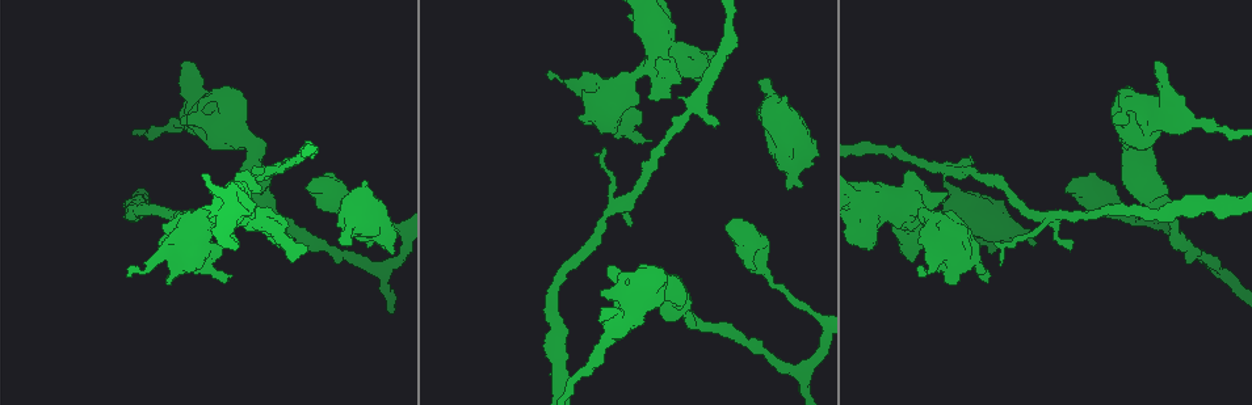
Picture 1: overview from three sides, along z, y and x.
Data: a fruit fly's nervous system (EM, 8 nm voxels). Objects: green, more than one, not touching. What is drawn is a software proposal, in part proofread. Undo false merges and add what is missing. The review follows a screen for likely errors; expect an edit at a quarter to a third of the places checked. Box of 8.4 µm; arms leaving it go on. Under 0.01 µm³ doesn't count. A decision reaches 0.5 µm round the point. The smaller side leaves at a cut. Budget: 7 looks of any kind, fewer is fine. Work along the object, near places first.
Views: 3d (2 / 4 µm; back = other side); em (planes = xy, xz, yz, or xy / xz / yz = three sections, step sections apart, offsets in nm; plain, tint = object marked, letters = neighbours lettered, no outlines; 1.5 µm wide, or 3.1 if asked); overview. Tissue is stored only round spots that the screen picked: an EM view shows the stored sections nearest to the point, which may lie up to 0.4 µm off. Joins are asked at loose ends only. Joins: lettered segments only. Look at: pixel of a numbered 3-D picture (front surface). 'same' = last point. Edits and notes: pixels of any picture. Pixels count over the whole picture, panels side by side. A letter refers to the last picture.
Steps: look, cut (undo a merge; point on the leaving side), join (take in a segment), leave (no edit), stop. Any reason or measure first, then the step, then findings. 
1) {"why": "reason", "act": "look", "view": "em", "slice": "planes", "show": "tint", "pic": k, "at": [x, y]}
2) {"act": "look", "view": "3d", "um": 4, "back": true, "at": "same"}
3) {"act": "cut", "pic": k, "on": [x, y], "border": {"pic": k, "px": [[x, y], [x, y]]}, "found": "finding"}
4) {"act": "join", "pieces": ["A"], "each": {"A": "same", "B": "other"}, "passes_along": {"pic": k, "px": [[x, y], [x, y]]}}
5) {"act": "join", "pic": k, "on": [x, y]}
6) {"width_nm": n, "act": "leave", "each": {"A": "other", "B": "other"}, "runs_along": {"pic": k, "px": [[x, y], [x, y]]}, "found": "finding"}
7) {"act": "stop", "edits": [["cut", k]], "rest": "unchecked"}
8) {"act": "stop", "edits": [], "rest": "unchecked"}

{"why": "free end", "act": "look", "view": "3d", "um": 2, "pic": 1, "at": [1065, 188]}

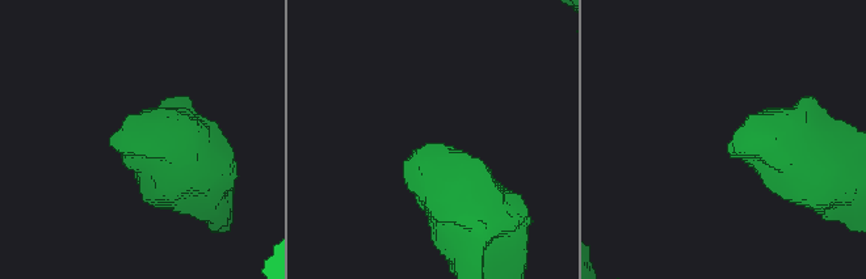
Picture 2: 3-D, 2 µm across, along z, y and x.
{"why": "shape alone is not enough", "act": "look", "view": "em", "slice": "planes", "show": "letters", "pic": 2, "at": [134, 149]}

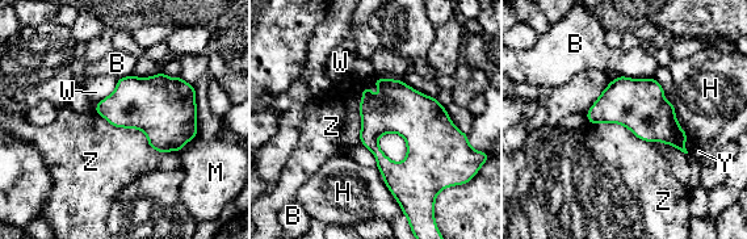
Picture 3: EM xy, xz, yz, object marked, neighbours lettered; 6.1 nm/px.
{"act": "leave", "each": {"B": "other", "H": "other", "M": "other", "W": "other", "Y": "other", "Z": "other"}, "border": {"pic": 3, "px": [[95, 109], [177, 152]]}, "found": "none of them fits"}

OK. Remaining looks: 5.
{"why": "tapers out", "act": "look", "view": "em", "slice": "yz", "step": 8, "show": "tint", "pic": 1, "at": [971, 157]}

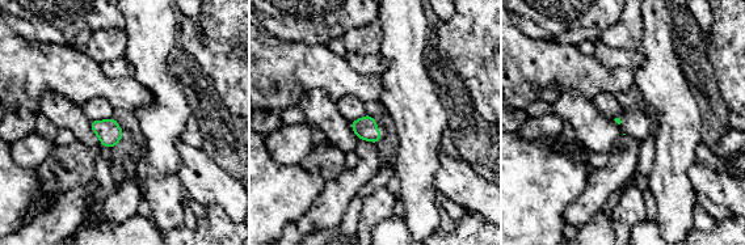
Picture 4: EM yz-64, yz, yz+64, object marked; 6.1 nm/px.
{"act": "look", "view": "em", "slice": "planes", "show": "letters", "at": "same"}

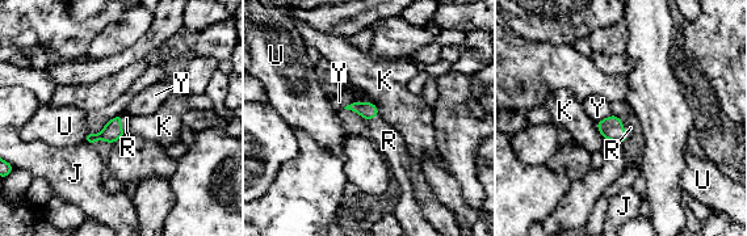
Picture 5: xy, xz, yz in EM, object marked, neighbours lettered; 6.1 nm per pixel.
{"act": "join", "pieces": ["R"], "each": {"J": "other", "K": "other", "R": "same", "U": "other", "Y": "other"}, "passes_along": {"pic": 5, "px": [[112, 131], [120, 125], [126, 118]]}, "found": "it goes on there"}

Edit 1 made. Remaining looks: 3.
{"act": "look", "view": "overview"}

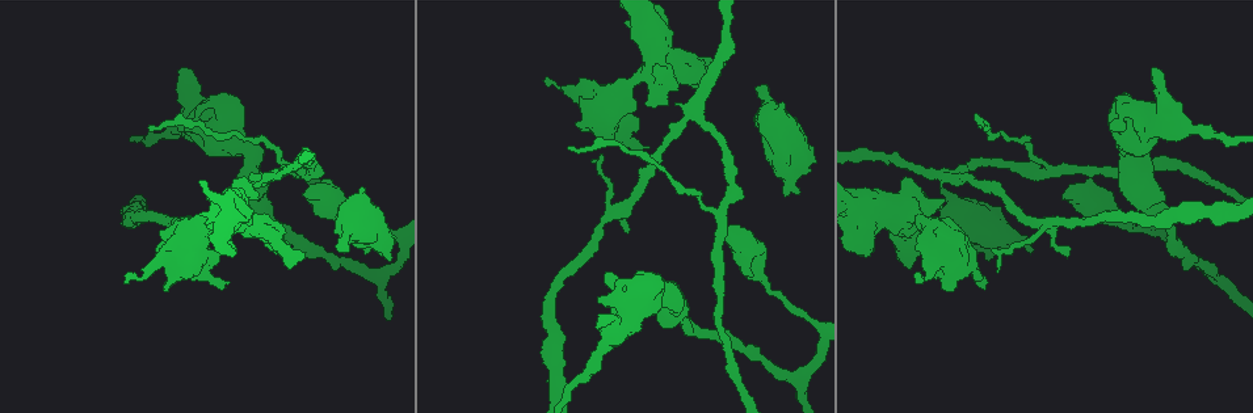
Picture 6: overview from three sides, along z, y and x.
{"why": "an open end", "act": "look", "view": "em", "slice": "planes", "show": "letters", "pic": 6, "at": [225, 282]}

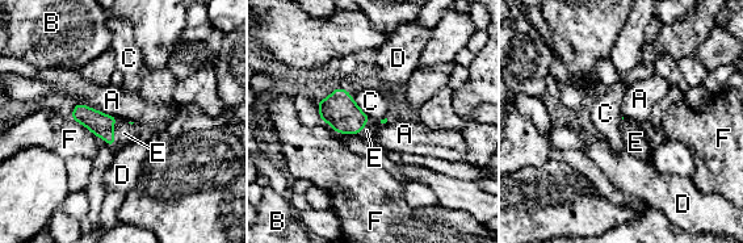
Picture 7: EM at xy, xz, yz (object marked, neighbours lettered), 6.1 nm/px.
{"act": "join", "pieces": ["E"], "each": {"A": "other", "B": "other", "C": "other", "D": "other", "E": "same", "F": "other"}, "passes_along": {"pic": 7, "px": [[101, 125], [112, 133], [124, 133]]}, "found": "it goes on there"}

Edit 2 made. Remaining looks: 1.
{"act": "stop", "edits": [["join", 5], ["join", 7]], "rest": "unchecked"}

